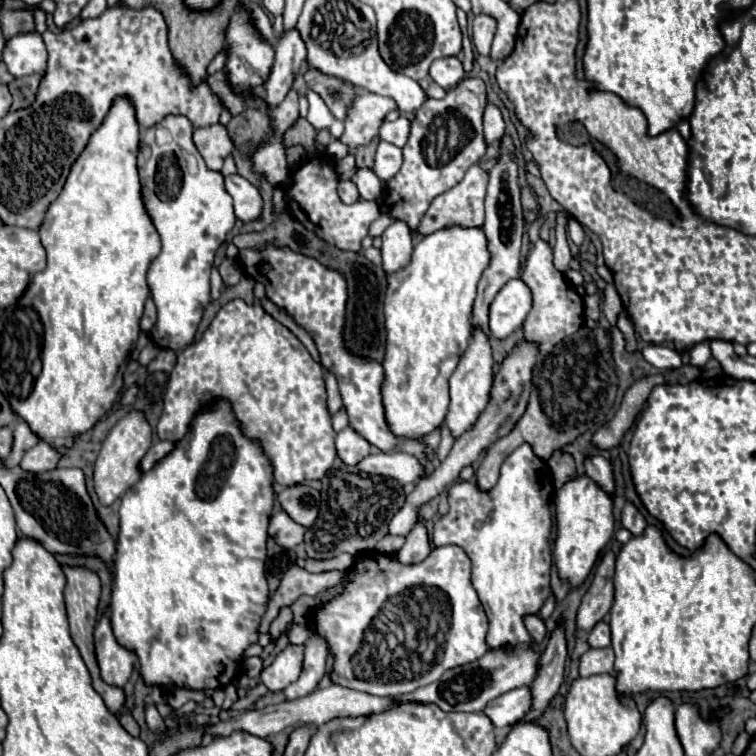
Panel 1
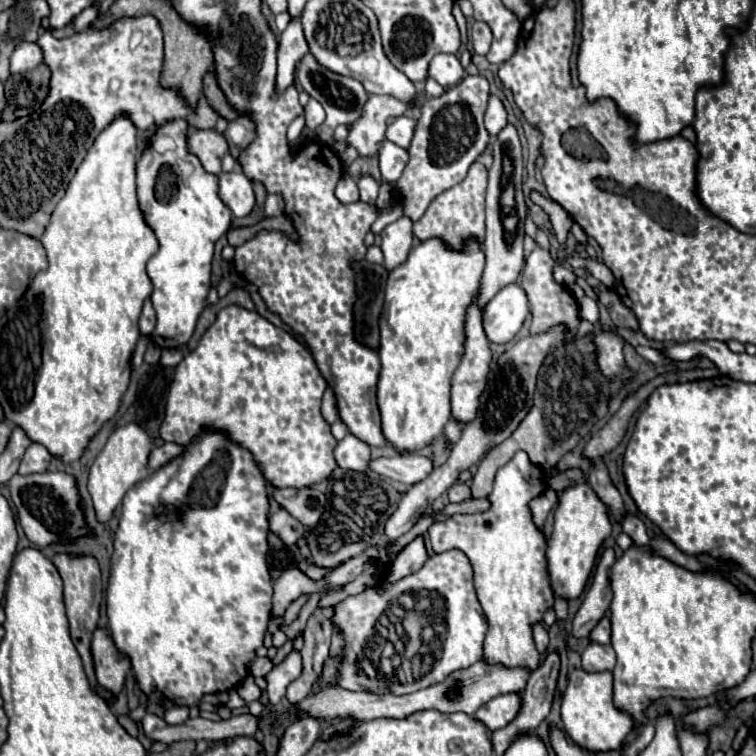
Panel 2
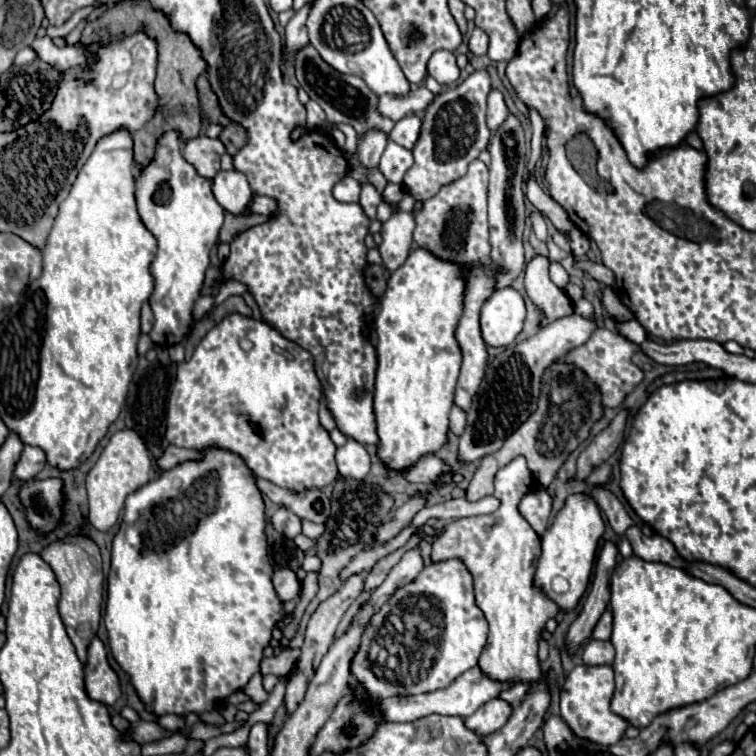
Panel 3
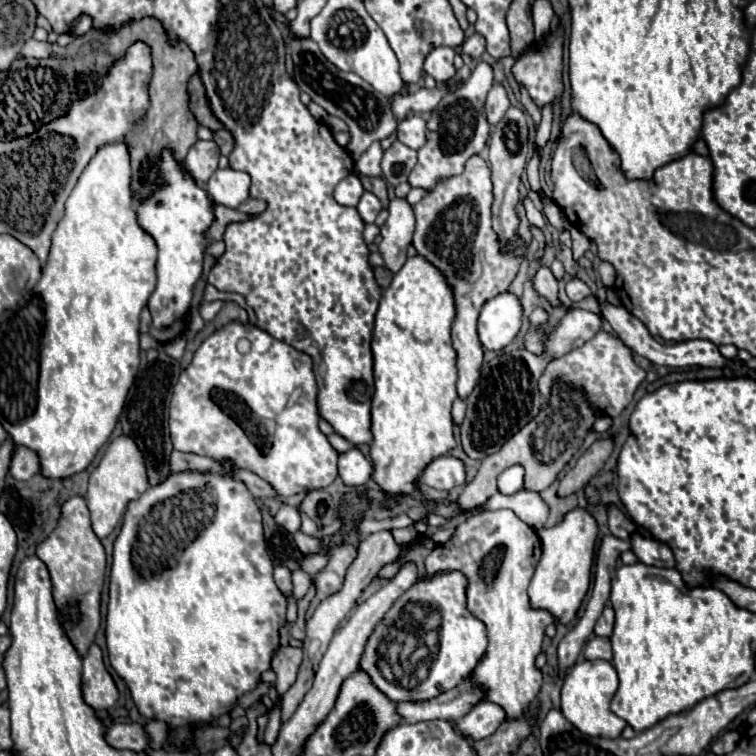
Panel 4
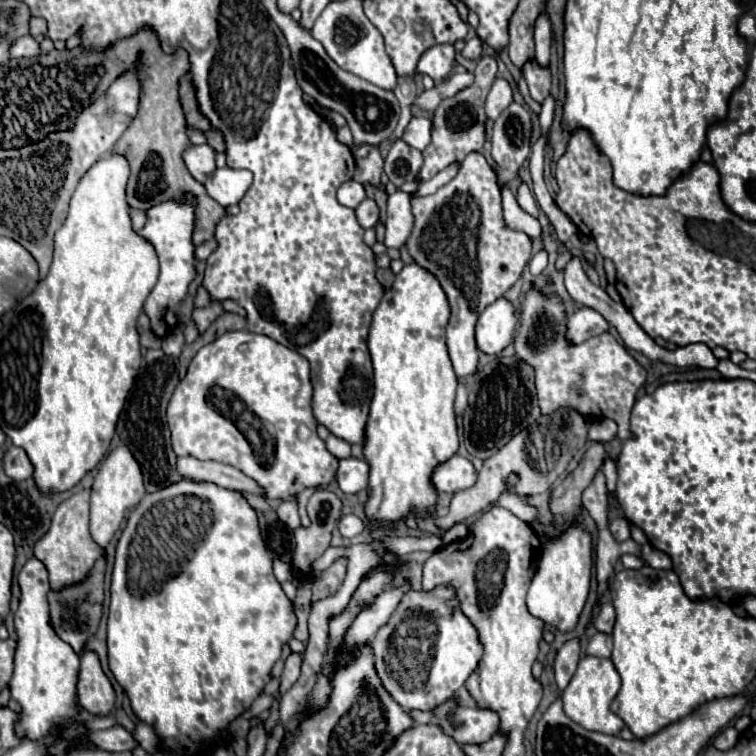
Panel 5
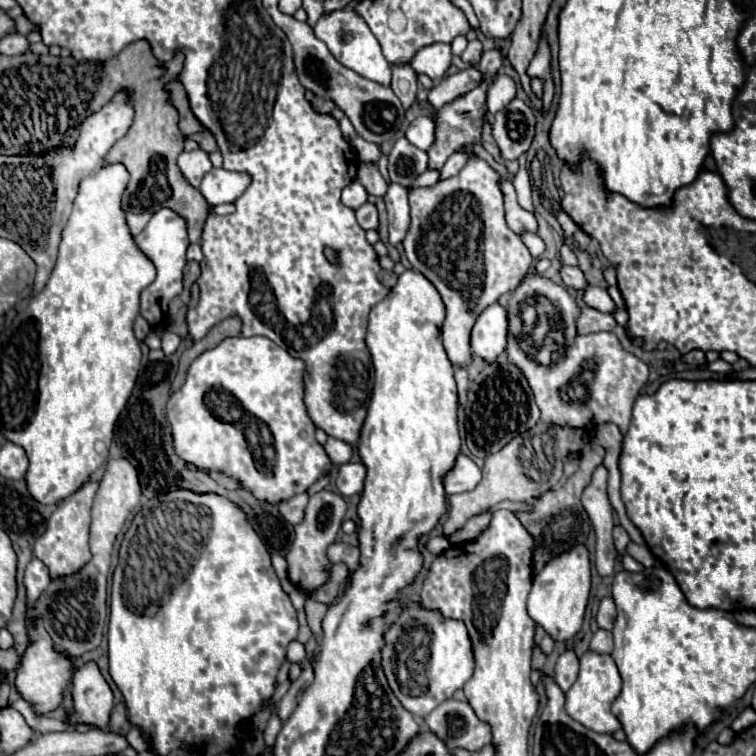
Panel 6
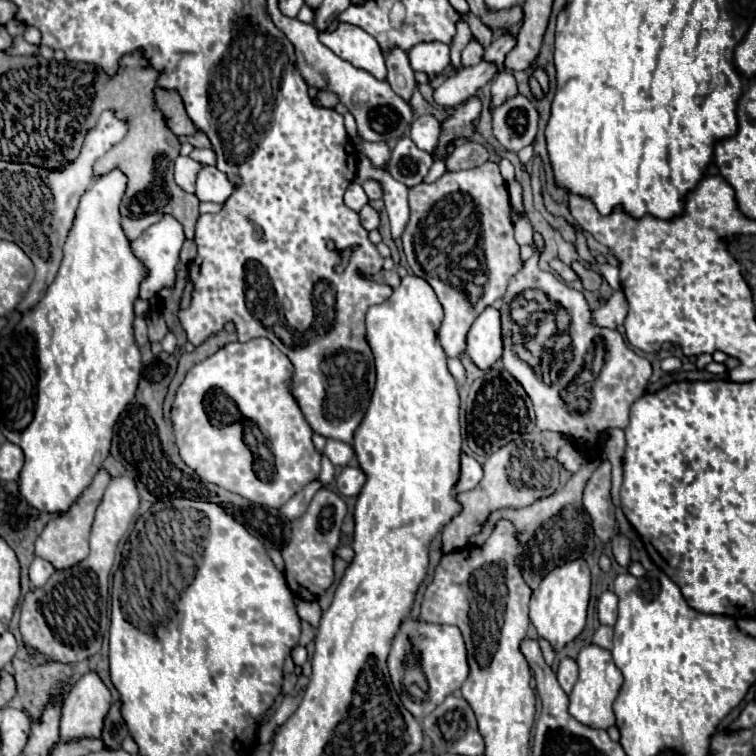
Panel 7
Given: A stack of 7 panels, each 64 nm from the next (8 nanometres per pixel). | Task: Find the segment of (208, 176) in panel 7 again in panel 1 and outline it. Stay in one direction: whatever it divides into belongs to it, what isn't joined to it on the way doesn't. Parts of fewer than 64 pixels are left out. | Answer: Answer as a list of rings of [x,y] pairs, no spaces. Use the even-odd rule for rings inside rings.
[[[240,174],[224,176],[224,186],[226,186],[226,192],[234,200],[234,214],[238,220],[248,222],[248,220],[260,218],[262,214],[260,192],[244,176]]]

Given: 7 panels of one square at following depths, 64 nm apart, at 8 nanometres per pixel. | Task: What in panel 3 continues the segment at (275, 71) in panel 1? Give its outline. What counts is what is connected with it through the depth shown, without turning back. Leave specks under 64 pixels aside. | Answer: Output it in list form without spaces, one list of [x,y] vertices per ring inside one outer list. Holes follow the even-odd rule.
[[[308,2],[306,6],[302,6],[296,16],[286,24],[286,44],[288,50],[294,54],[296,50],[300,50],[304,44],[308,44],[308,30],[306,30],[306,18],[312,10],[312,2]]]

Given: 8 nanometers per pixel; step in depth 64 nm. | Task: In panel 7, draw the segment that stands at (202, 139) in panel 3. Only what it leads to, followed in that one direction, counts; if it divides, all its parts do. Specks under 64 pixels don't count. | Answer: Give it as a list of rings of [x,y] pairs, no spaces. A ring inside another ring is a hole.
[[[178,156],[174,162],[174,180],[176,184],[184,190],[184,192],[194,192],[194,182],[196,182],[196,172],[202,166],[198,162],[194,162],[188,156]]]

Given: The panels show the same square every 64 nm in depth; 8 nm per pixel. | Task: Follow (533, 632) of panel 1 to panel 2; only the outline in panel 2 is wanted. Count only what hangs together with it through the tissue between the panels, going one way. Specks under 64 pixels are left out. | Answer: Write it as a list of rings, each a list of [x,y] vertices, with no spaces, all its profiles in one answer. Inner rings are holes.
[[[534,624],[532,628],[534,632],[534,642],[536,642],[536,648],[540,654],[546,654],[546,646],[548,646],[548,632],[544,630],[542,624]]]

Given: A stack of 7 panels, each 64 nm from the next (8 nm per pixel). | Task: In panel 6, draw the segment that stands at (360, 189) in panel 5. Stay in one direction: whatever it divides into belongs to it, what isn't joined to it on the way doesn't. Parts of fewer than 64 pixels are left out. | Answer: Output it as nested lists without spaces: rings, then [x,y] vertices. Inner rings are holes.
[[[350,182],[344,190],[342,190],[342,202],[352,208],[352,210],[358,210],[364,202],[368,200],[368,194],[364,190],[364,186],[360,182]]]

